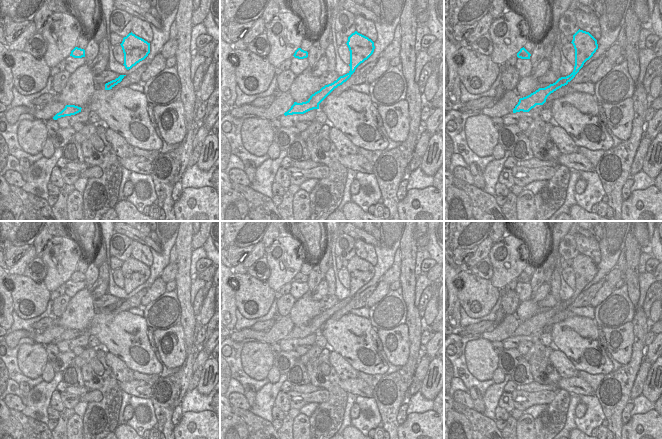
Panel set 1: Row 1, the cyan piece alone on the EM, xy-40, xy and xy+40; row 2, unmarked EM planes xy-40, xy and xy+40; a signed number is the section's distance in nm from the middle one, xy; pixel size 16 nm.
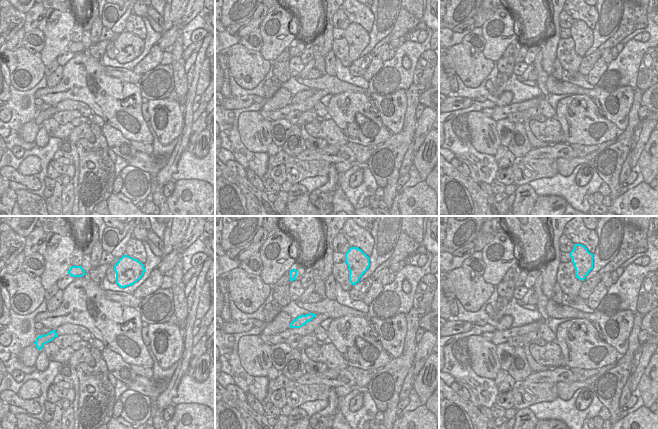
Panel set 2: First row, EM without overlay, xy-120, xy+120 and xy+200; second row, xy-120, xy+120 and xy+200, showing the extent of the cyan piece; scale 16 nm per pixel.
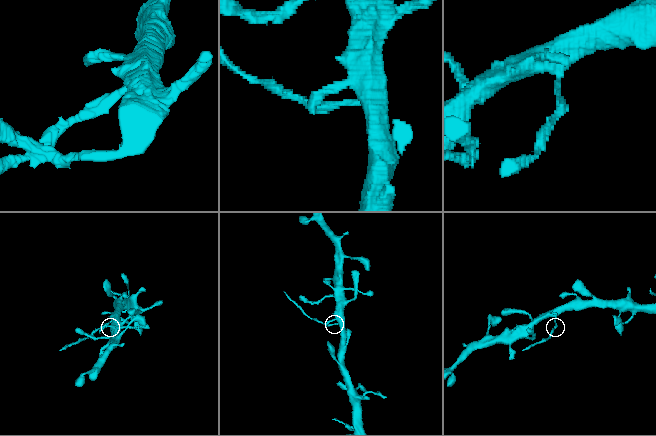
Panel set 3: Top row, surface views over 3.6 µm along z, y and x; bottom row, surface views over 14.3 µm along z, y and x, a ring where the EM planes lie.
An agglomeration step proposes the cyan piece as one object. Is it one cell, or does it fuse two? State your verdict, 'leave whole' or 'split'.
split

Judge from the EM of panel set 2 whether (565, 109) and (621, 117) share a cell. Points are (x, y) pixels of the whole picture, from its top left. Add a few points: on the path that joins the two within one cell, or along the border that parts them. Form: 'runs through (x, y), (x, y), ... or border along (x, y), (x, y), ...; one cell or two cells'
border along (604, 117), (610, 120), (619, 131); two cells

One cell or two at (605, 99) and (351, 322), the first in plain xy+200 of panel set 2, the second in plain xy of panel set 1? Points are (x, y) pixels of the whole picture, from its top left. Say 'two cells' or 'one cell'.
two cells

